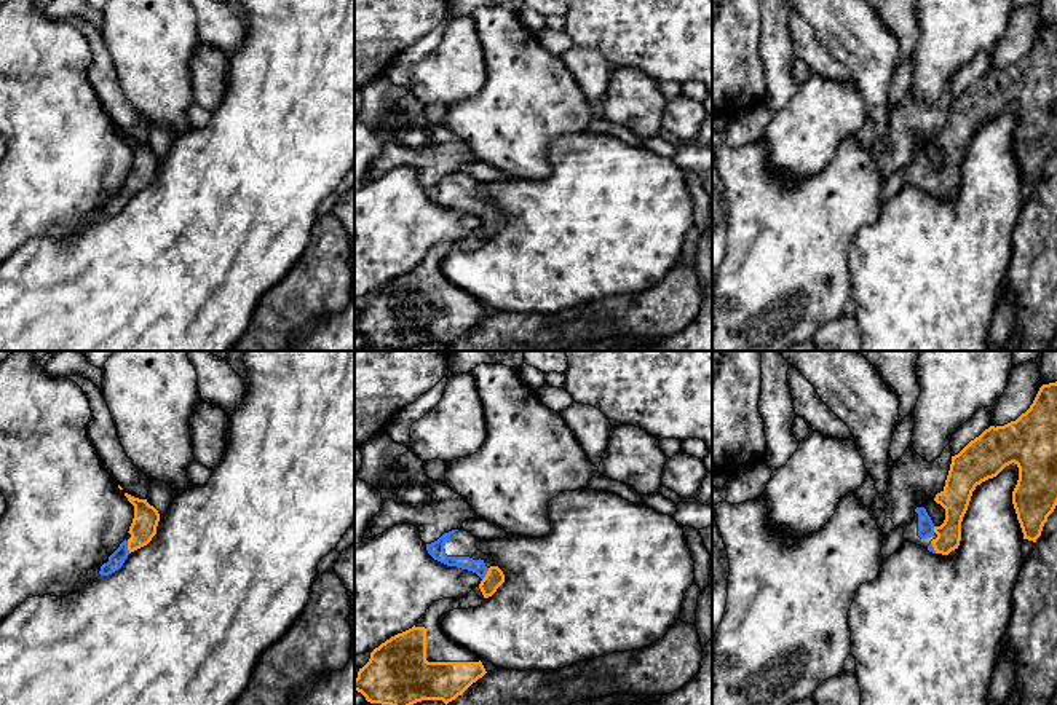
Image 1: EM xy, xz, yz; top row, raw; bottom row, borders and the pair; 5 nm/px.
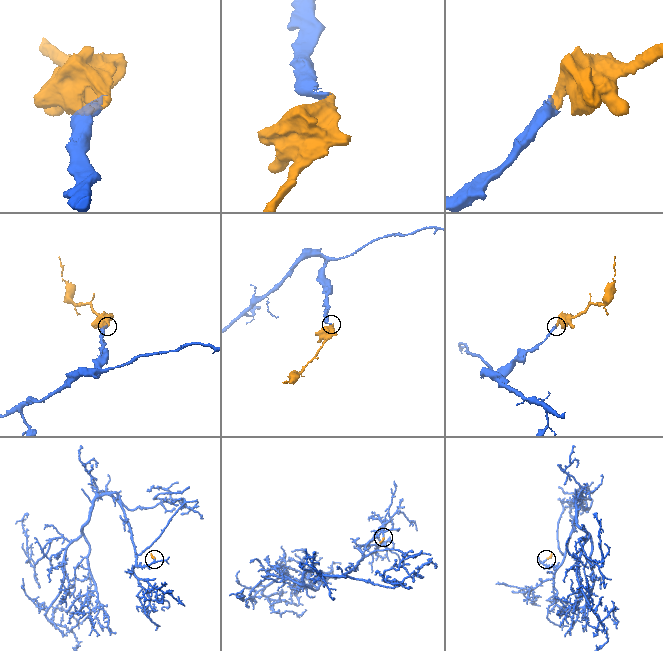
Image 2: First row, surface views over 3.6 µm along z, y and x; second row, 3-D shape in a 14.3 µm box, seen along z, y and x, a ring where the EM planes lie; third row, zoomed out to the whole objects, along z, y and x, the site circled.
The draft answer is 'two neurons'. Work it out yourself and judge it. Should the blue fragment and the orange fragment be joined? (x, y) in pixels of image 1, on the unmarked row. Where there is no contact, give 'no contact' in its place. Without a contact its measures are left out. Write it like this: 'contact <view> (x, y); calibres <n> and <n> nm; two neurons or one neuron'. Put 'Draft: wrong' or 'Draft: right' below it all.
contact xy (126, 190); calibres 80 and 130 nm; one neuron
Draft: wrong

